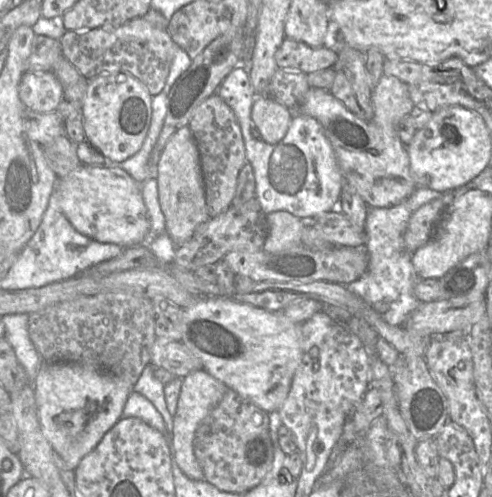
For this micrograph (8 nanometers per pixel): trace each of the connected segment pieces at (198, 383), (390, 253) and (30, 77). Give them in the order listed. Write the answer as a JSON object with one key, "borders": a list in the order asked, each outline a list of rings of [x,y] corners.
{"borders":[[[[195,371],[183,378],[177,410],[173,416],[172,448],[180,469],[192,480],[204,480],[203,471],[194,454],[193,441],[196,430],[208,414],[218,405],[227,389],[222,382],[207,371]]],[[[418,187],[407,199],[391,207],[367,207],[365,238],[369,252],[368,269],[358,280],[345,285],[351,293],[360,296],[391,325],[404,325],[422,303],[414,294],[419,279],[413,263],[413,254],[407,251],[404,234],[411,215],[422,205],[446,192]]],[[[27,71],[19,83],[18,94],[27,109],[39,113],[54,112],[64,88],[52,72]]]]}

